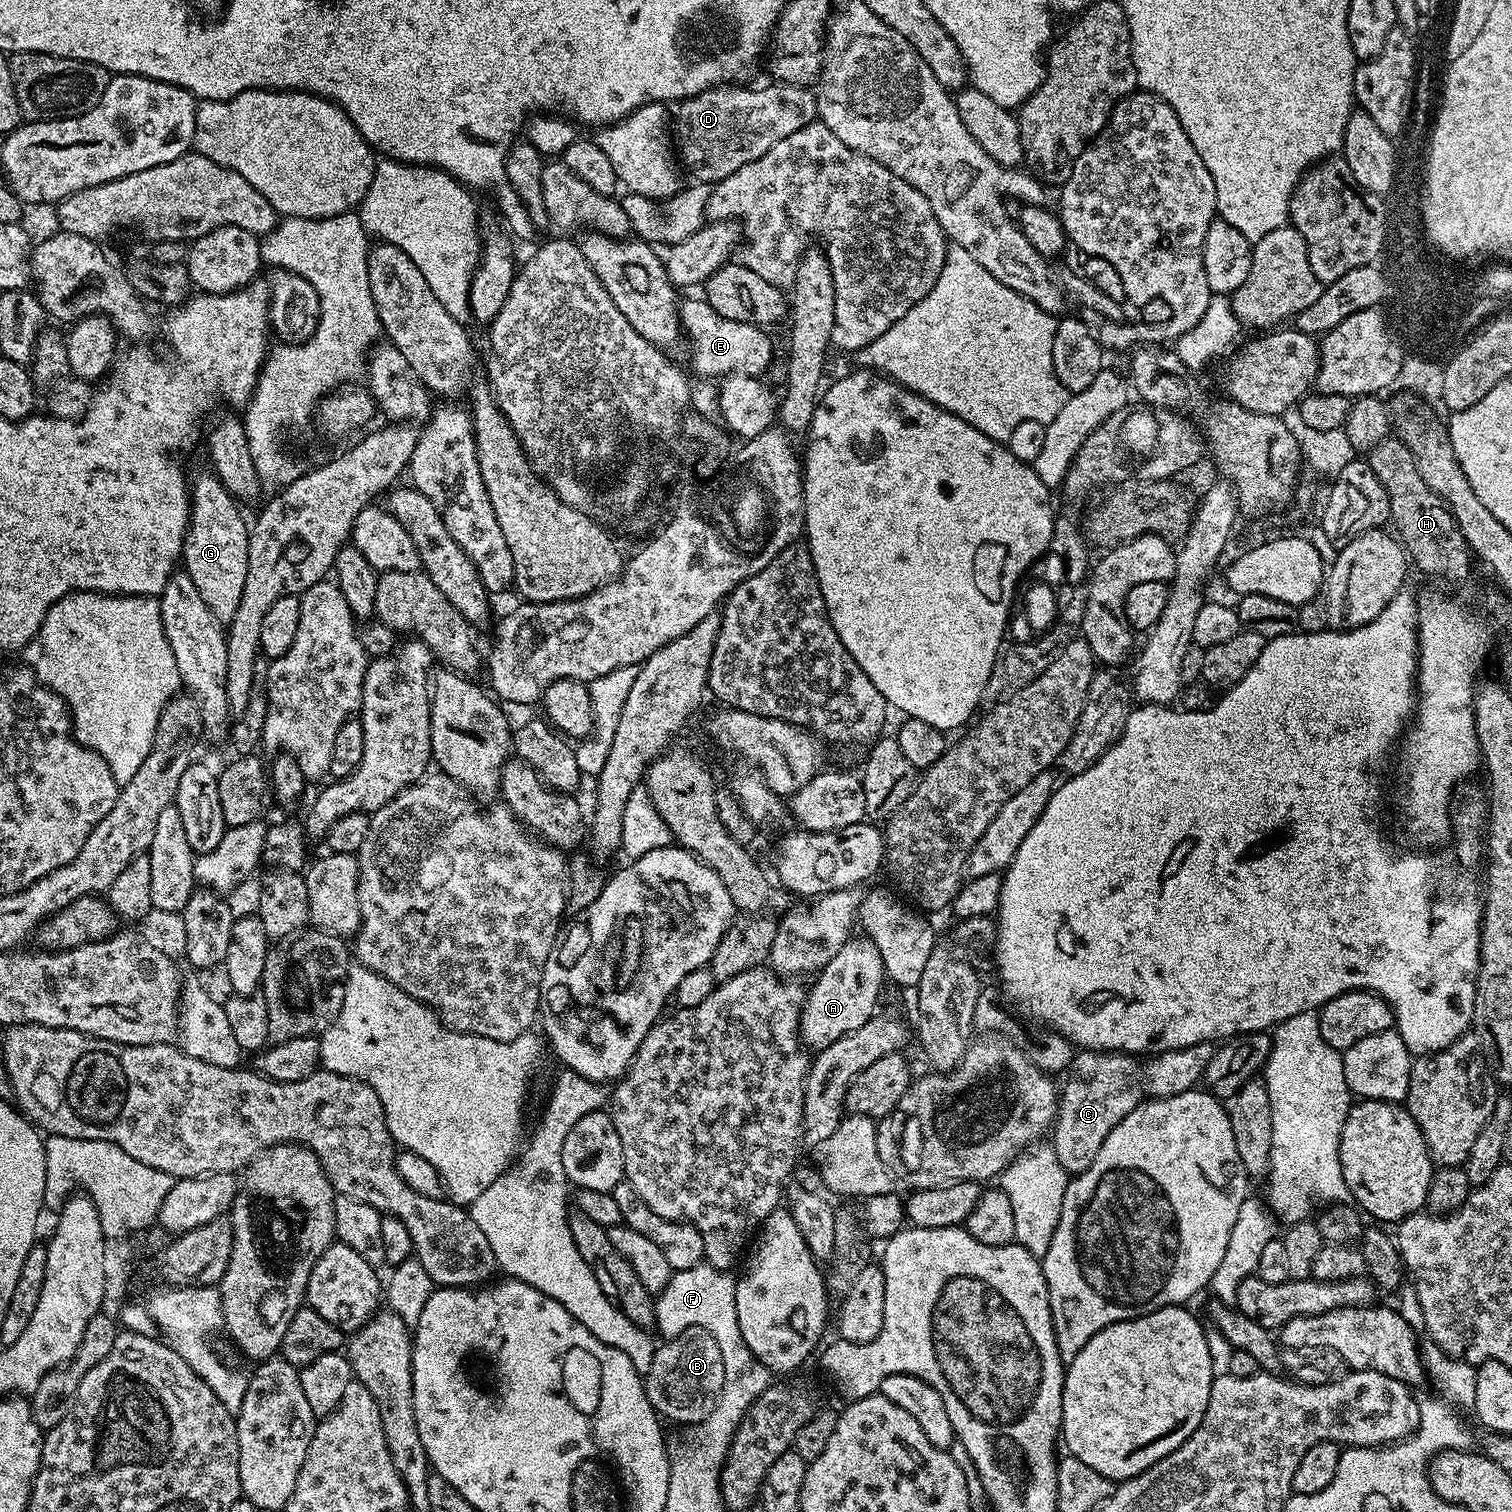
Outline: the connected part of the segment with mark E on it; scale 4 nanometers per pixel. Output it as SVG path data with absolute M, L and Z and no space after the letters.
M703 298L688 300L679 305L680 322L686 340L692 343L692 364L700 376L723 378L733 374L763 377L772 364L772 340L758 324L743 324L722 318Z

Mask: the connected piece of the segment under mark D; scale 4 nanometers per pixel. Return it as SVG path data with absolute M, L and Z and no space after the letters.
M779 82L769 85L760 90L750 90L748 86L725 85L690 96L677 105L678 112L676 110L674 114L676 152L681 165L684 164L692 174L693 181L714 186L734 174L735 170L757 161L770 147L782 142L783 138L788 138L817 119L819 112L816 95L809 87Z

